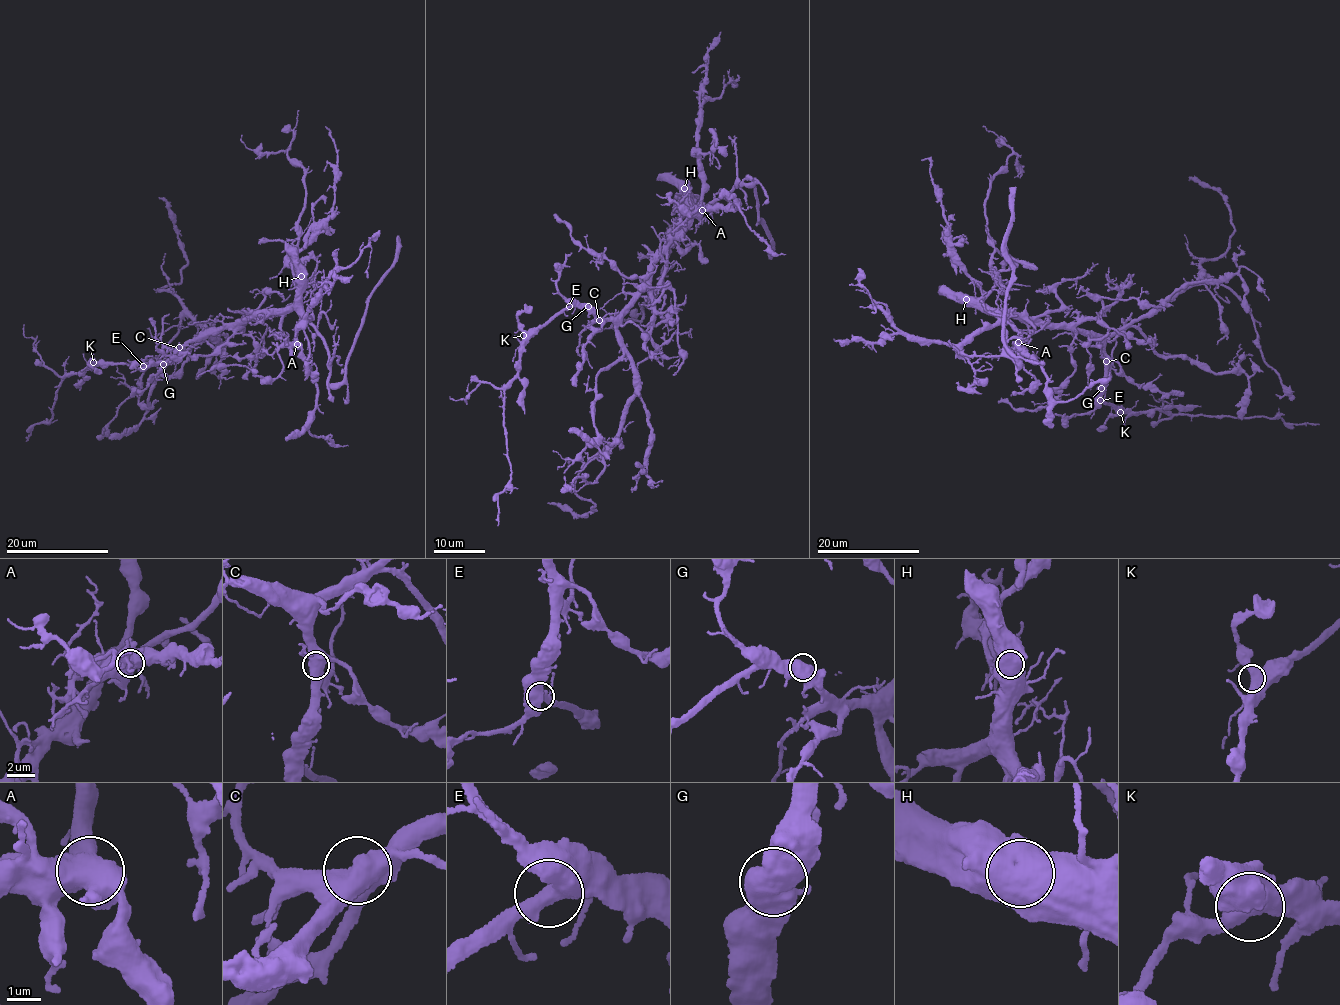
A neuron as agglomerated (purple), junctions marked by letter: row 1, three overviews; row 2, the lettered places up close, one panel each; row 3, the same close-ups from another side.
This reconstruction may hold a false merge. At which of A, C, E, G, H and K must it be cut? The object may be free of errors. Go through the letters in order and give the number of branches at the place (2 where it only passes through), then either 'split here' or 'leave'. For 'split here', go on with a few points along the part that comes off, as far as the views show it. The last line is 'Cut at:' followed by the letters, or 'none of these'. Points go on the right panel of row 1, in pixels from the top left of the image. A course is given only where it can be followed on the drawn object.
A: 2 | leave
C: 2 | leave
E: 2 | leave
G: 2 | leave
H: 2 | leave
K: 2 | leave
Cut at: none of these

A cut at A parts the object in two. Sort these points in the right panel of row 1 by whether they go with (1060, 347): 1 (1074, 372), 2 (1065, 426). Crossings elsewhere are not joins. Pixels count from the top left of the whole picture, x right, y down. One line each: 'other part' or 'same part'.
1: same part
2: same part

